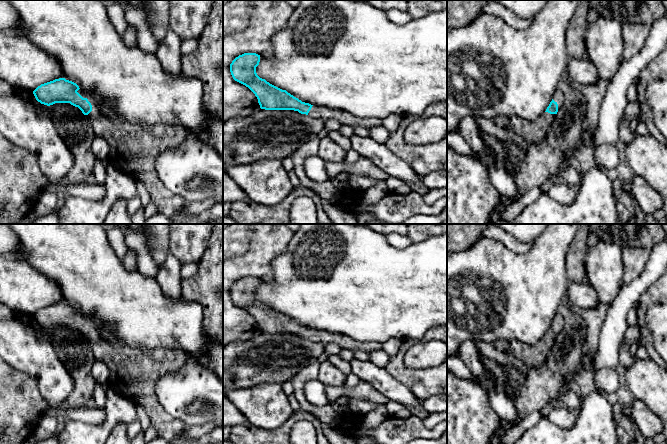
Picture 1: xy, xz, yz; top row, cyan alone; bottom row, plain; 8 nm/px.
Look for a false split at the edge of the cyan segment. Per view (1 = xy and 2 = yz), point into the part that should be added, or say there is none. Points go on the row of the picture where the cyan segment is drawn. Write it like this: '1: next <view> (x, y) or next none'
1: next xy (134, 148)
2: next yz (533, 132)

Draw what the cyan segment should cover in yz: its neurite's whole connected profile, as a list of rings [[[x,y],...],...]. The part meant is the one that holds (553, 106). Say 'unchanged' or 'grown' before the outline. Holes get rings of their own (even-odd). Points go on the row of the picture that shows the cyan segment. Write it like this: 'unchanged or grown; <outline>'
grown; [[[557,89],[546,111],[535,121],[530,122],[516,116],[511,117],[511,131],[531,144],[543,141],[546,138],[548,128],[552,125],[557,112],[562,107],[563,101],[563,94]]]

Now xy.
grown; [[[65,78],[41,84],[33,94],[38,102],[47,106],[70,103],[78,107],[90,119],[95,136],[108,142],[109,165],[141,181],[160,214],[171,219],[184,207],[184,200],[162,183],[155,169],[161,153],[177,149],[184,143],[187,132],[182,126],[112,120],[99,108],[100,96],[84,92],[76,83]]]

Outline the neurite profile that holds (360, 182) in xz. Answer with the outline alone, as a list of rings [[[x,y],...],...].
[[[349,173],[349,186],[358,190],[367,190],[368,188],[374,187],[378,184],[385,183],[385,181],[376,180],[368,176],[354,175]]]

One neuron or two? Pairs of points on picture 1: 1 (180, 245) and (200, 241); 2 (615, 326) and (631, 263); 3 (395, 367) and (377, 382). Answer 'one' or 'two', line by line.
1: one
2: two
3: two

